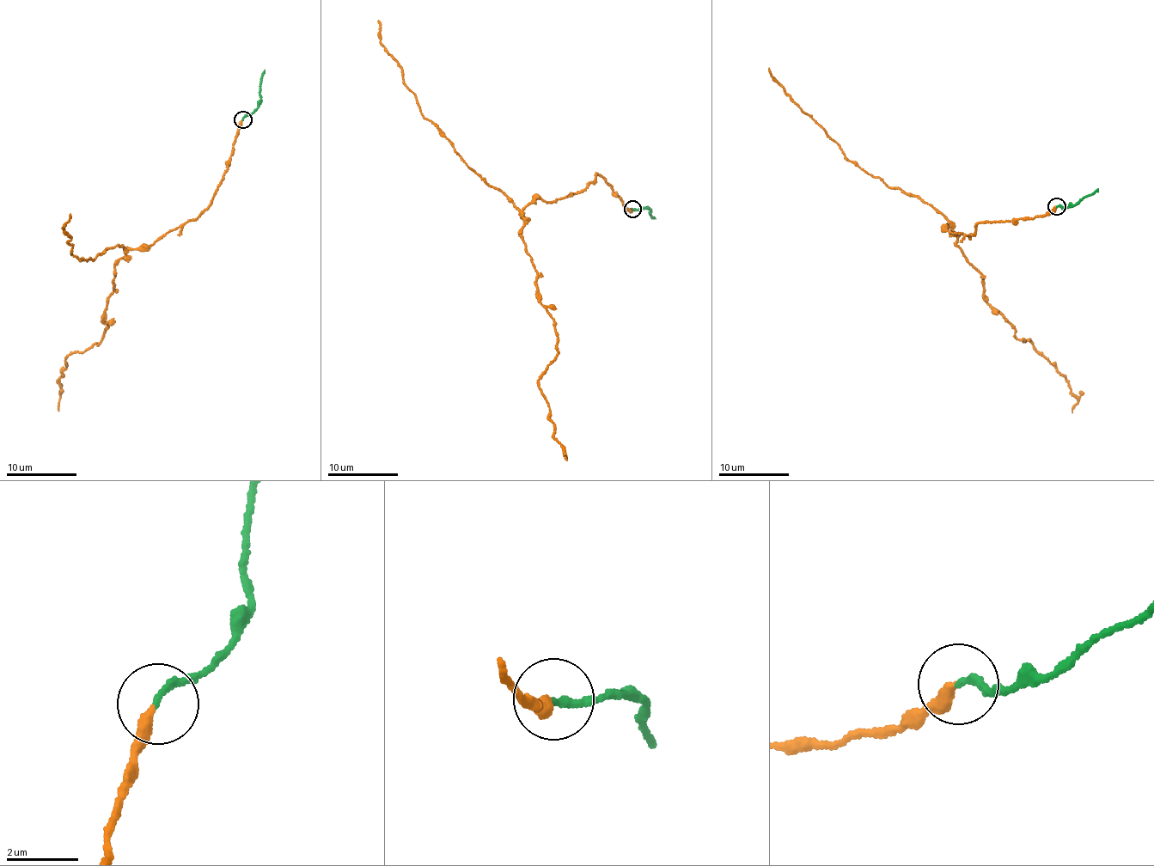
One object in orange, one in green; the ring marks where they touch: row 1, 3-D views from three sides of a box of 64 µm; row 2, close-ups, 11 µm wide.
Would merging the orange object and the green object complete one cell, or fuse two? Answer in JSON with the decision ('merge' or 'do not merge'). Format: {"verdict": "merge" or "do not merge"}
{"verdict": "merge"}

